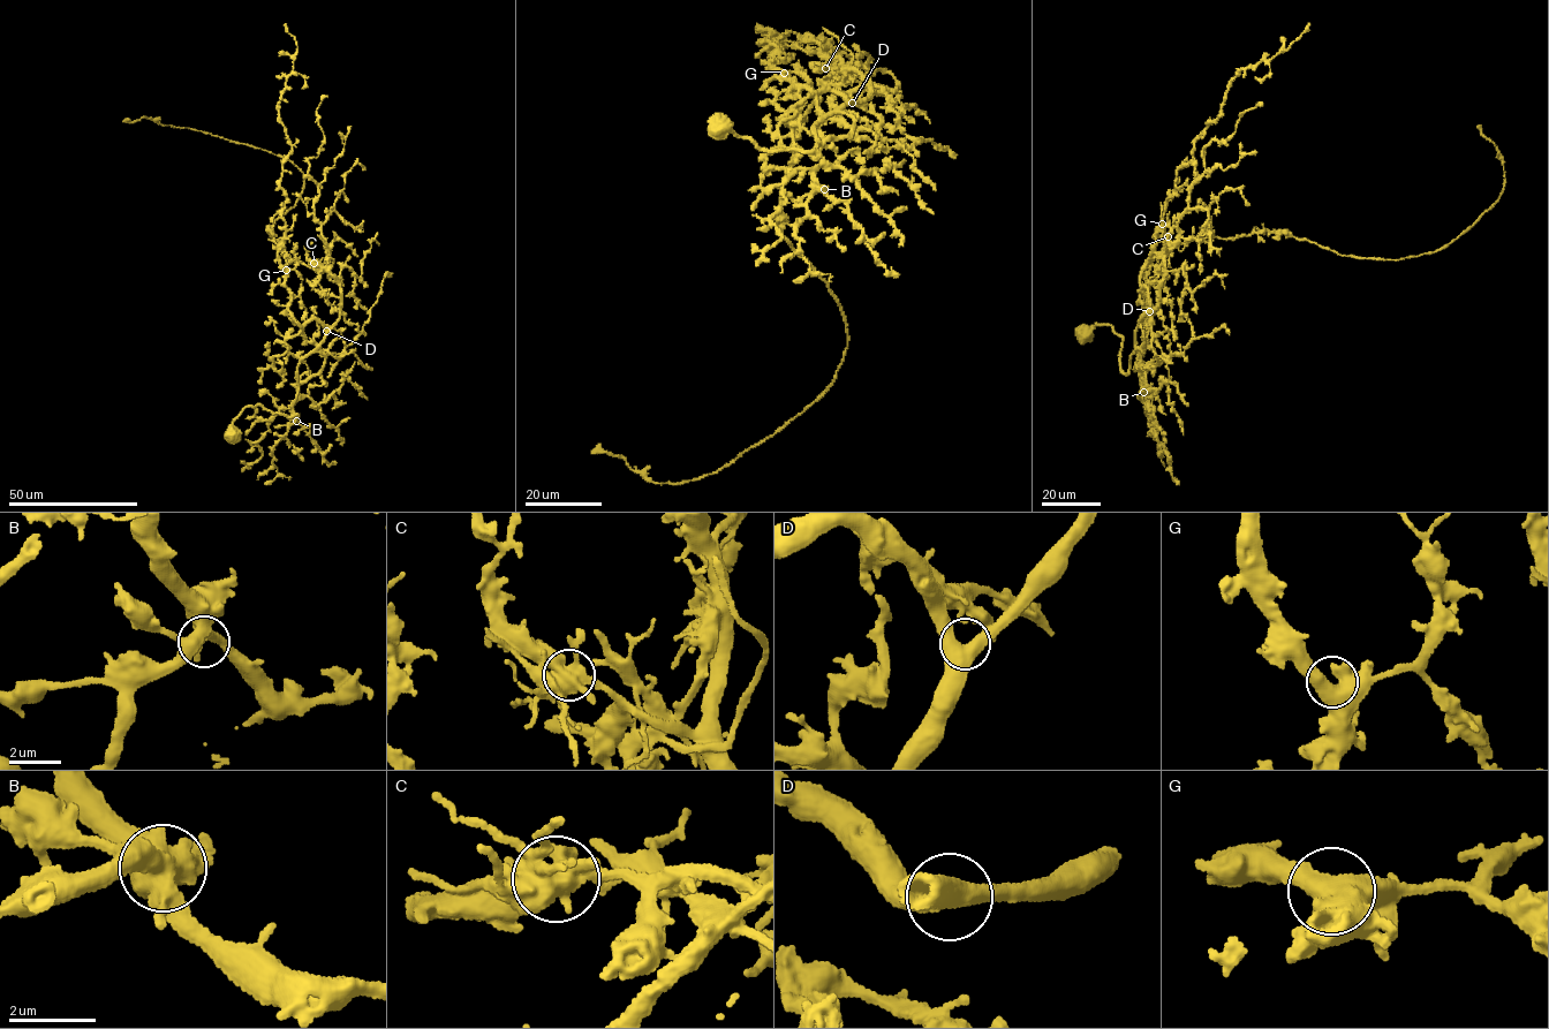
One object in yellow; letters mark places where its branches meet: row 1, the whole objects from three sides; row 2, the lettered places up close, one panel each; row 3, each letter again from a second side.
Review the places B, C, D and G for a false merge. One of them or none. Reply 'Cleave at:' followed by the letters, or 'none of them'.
Cleave at: C

